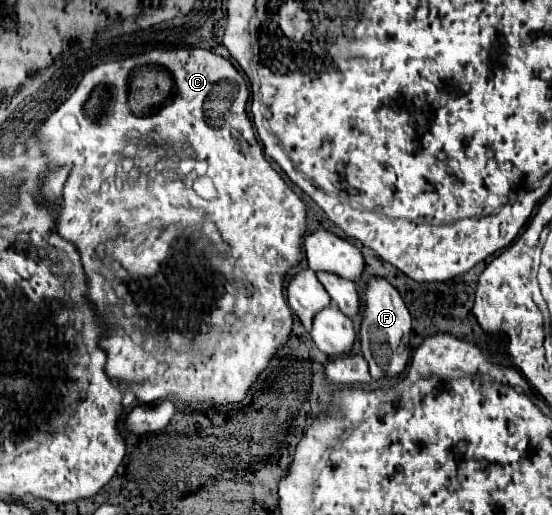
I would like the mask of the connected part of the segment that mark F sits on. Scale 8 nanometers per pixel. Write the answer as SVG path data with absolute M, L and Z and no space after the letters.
M371 278L365 290L365 312L363 312L363 324L359 332L361 340L361 352L363 358L369 364L369 372L373 380L393 380L399 378L409 362L409 356L401 354L401 344L409 340L411 336L411 314L407 306L403 304L399 292L383 278Z

